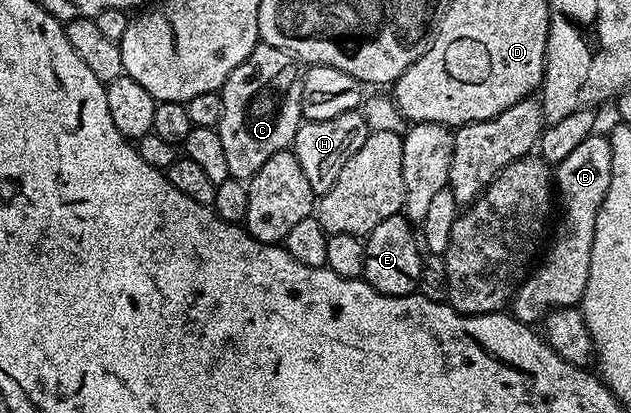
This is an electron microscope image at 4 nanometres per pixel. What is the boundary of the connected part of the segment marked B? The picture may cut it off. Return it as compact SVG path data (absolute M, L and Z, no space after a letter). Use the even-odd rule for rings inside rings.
M593 133L565 157L554 168L553 183L557 188L557 199L563 202L563 216L559 219L559 228L555 231L555 240L543 260L515 292L510 304L510 314L528 325L535 325L544 315L557 307L575 307L582 304L585 285L589 281L589 261L593 253L593 233L597 225L597 213L605 193L609 193L611 180L611 140L606 134Z

